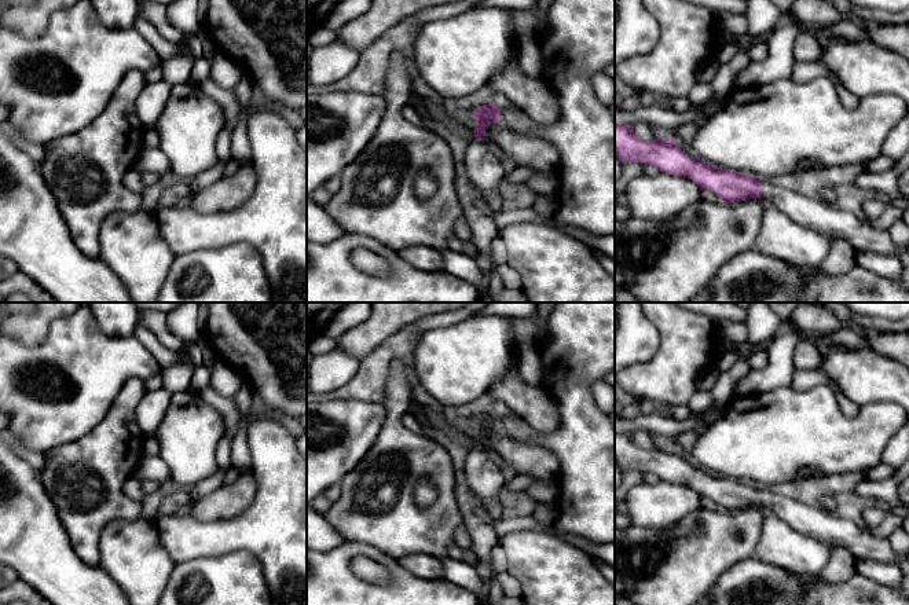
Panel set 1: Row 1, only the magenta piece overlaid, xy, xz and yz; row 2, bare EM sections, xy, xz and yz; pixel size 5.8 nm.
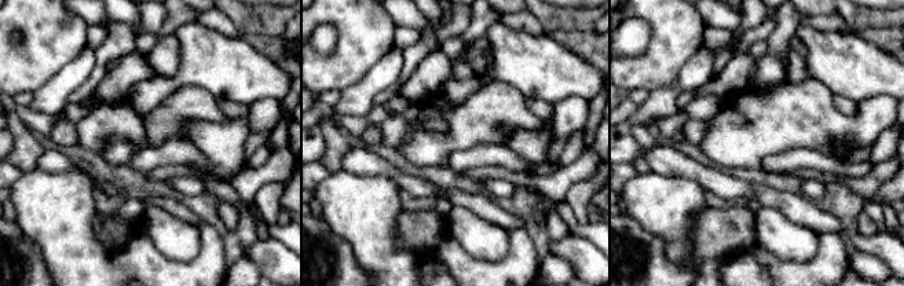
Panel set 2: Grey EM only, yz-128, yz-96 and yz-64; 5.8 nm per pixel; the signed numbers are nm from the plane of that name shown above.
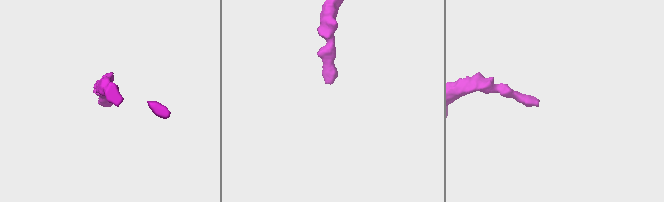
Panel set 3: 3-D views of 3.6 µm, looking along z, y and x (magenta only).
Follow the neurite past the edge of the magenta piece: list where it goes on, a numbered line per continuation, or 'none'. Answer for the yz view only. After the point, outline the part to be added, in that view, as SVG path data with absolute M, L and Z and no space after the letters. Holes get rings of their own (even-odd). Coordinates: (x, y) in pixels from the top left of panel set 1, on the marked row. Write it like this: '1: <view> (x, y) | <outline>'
1: yz (814, 213) | M763 182L760 199L766 205L774 205L802 226L848 242L854 252L895 254L902 267L909 267L909 249L895 245L887 230L875 230L868 219L858 219L850 212L837 209L833 204L798 194L769 182Z

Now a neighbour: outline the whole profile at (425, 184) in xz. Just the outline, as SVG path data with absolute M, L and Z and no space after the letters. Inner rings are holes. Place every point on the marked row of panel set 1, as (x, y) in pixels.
M421 170L414 184L419 198L430 198L436 192L436 180L429 170Z

